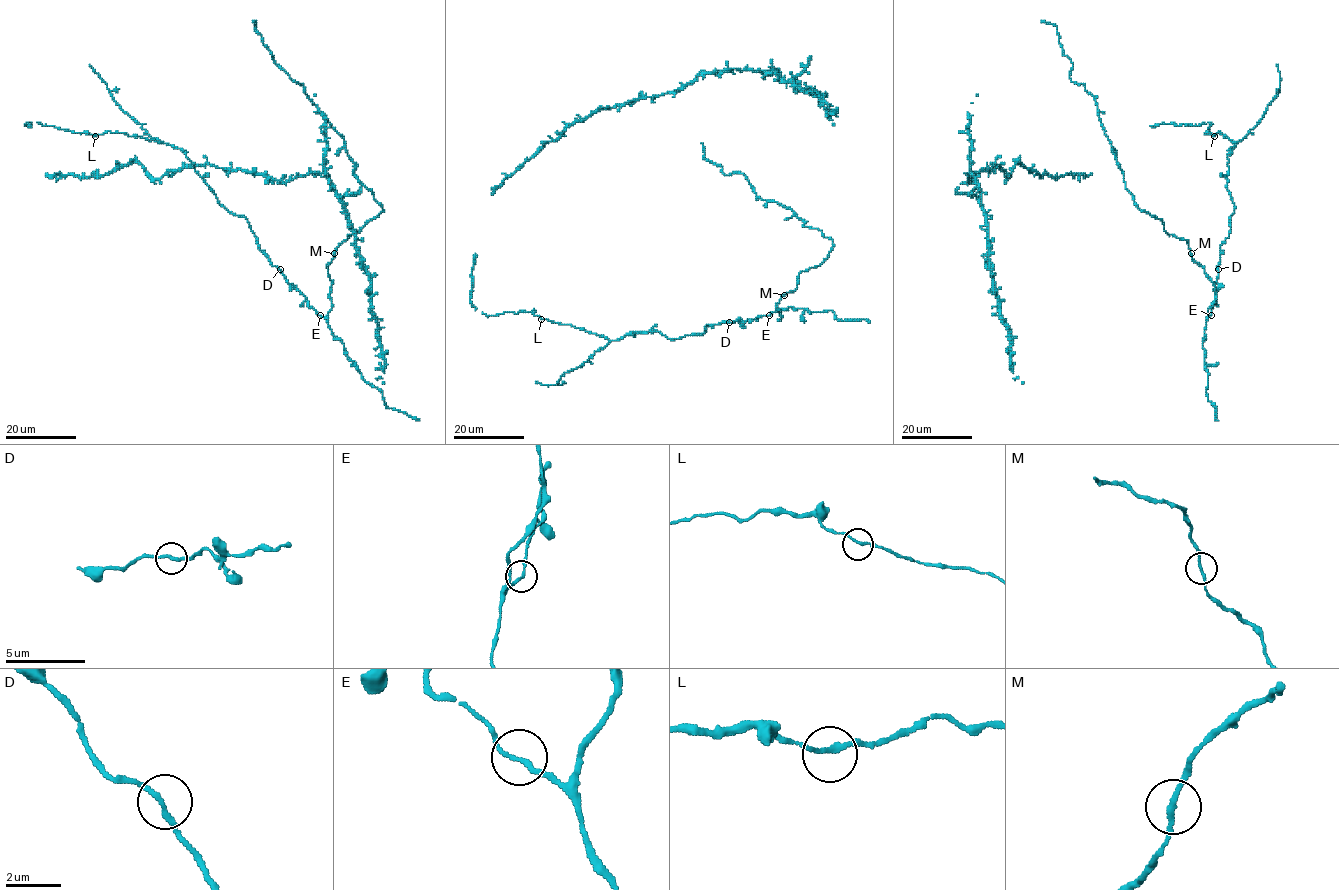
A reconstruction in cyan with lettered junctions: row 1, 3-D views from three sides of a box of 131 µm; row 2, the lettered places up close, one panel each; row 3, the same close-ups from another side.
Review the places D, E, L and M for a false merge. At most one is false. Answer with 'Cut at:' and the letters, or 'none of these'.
Cut at: none of these

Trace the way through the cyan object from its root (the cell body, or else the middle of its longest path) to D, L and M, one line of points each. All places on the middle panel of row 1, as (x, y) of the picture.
D: (775, 202), (828, 237), (833, 248), (781, 297), (780, 319), (772, 311), (729, 322)
L: (775, 202), (833, 241), (781, 297), (780, 319), (772, 311), (676, 339), (655, 330), (609, 340), (541, 319)
M: (775, 202), (833, 241), (828, 256), (802, 271), (796, 288), (784, 295)

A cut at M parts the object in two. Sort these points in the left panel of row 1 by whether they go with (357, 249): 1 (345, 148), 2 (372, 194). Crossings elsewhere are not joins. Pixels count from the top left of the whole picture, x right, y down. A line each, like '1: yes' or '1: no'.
1: no
2: no

